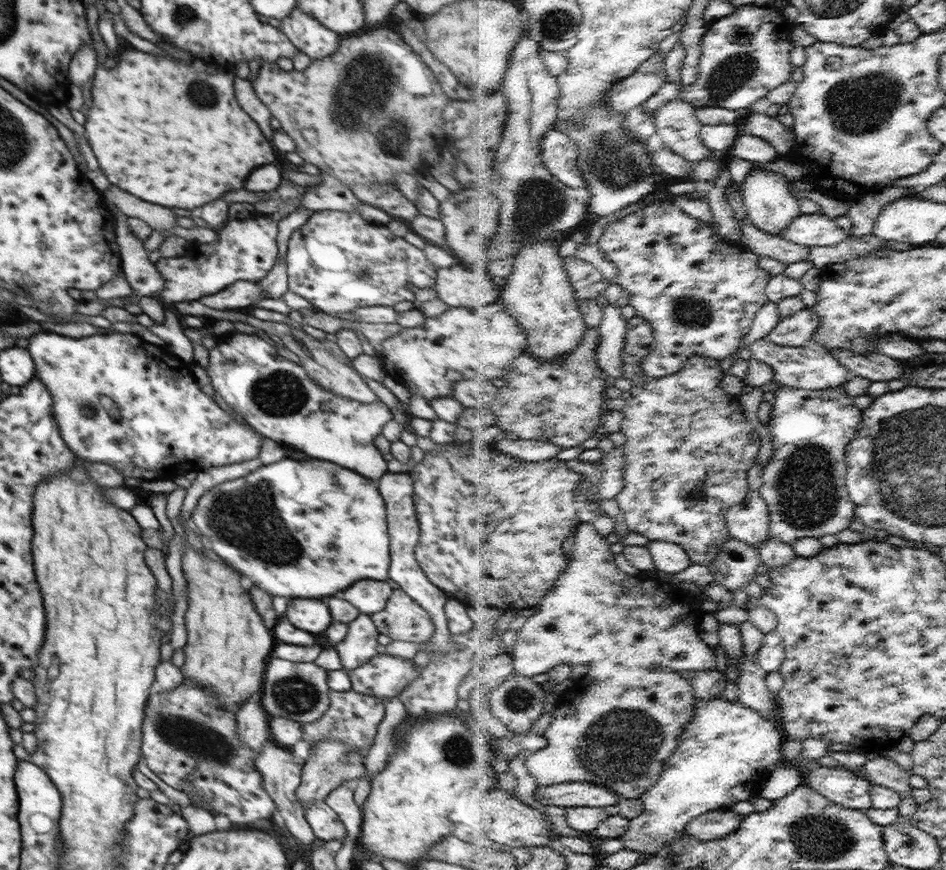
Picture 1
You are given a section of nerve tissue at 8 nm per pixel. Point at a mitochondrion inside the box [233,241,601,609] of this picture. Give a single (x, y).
(278, 392)

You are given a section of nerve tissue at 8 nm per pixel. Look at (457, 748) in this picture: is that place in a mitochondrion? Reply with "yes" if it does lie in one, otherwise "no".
yes

